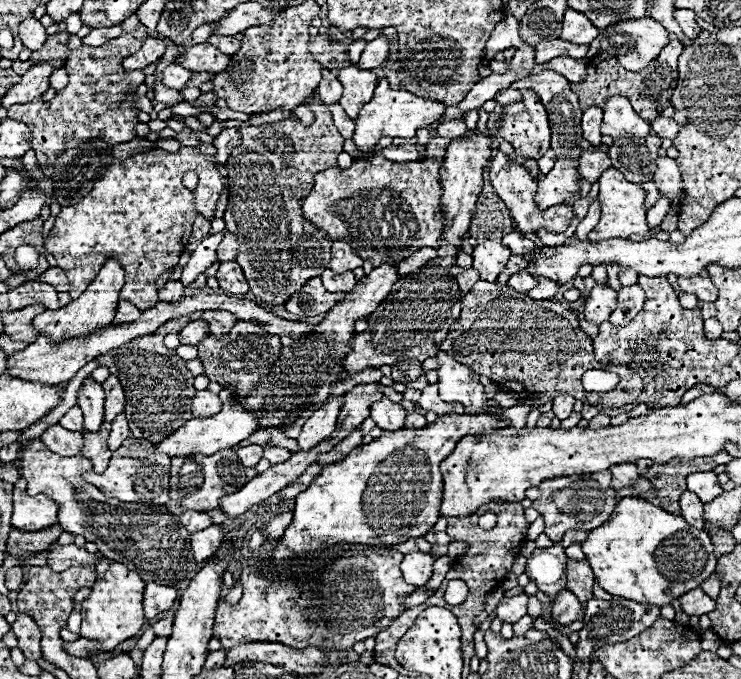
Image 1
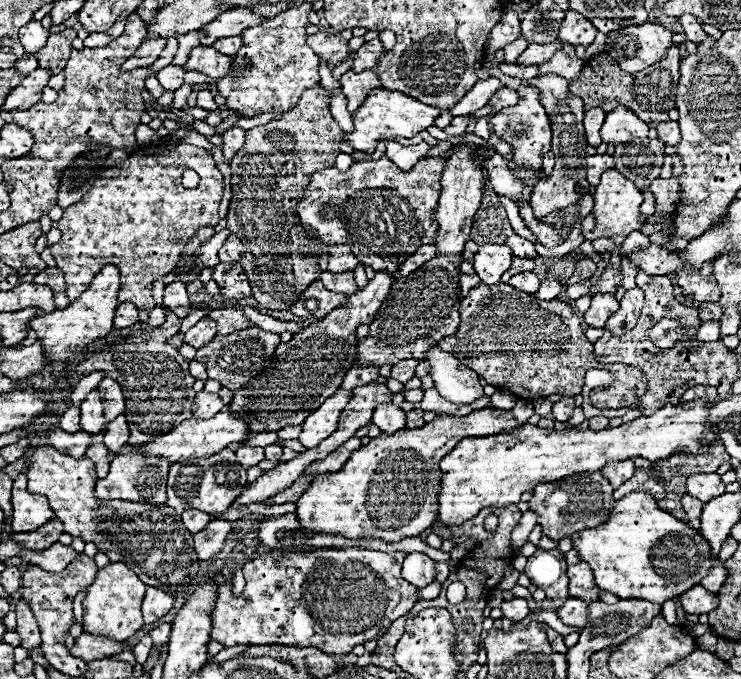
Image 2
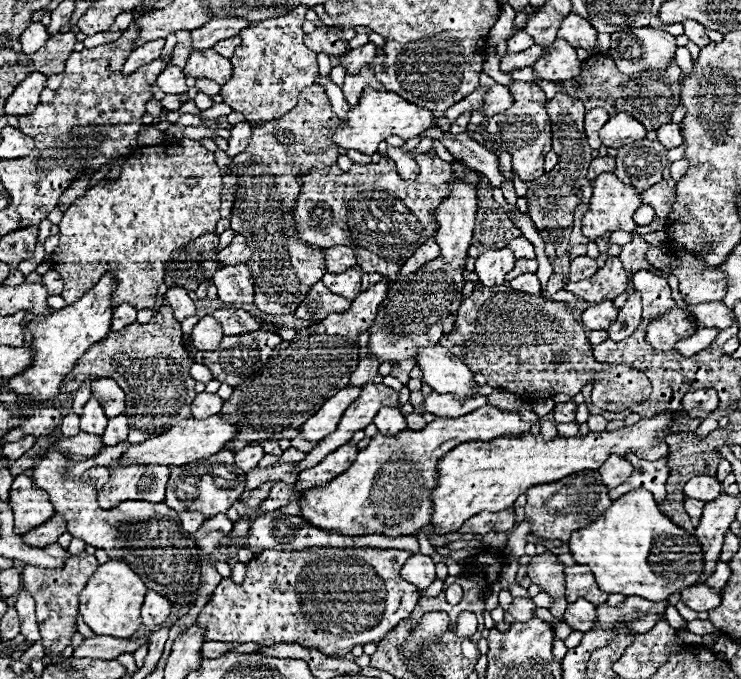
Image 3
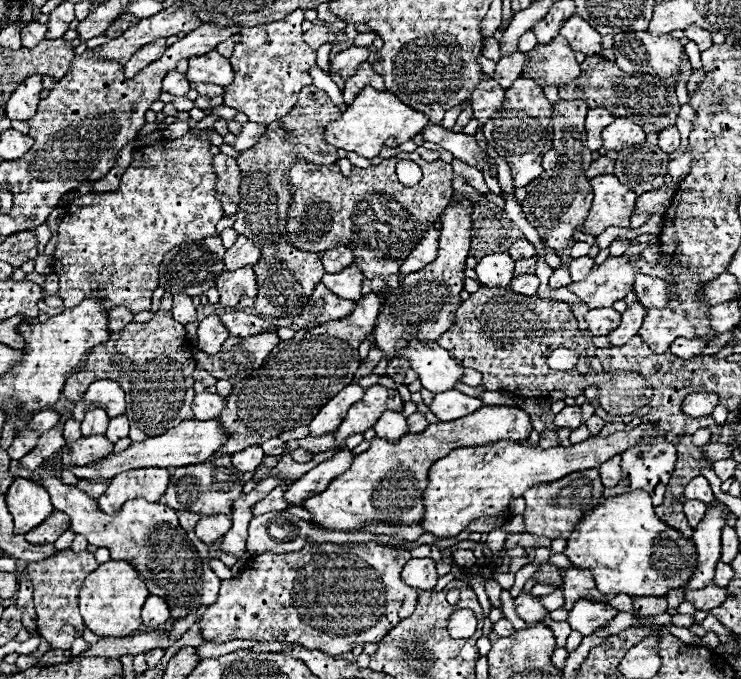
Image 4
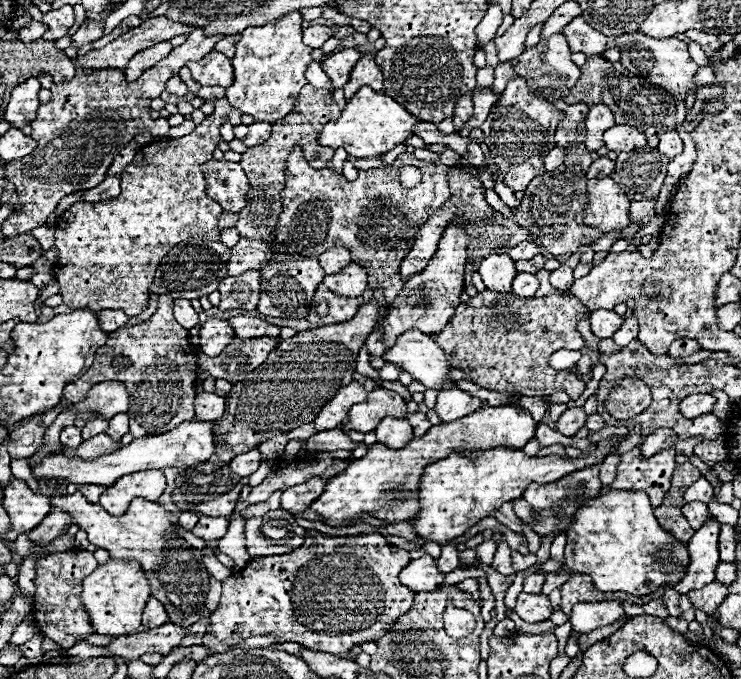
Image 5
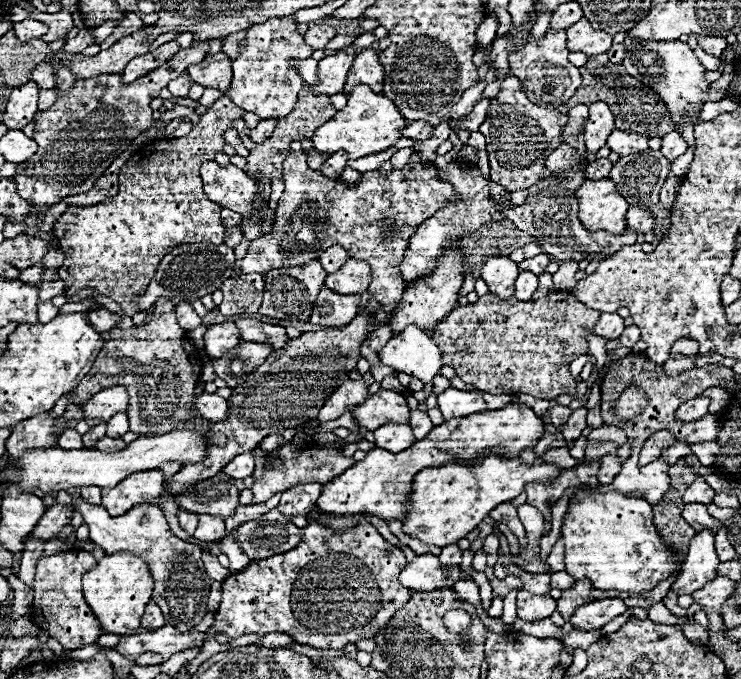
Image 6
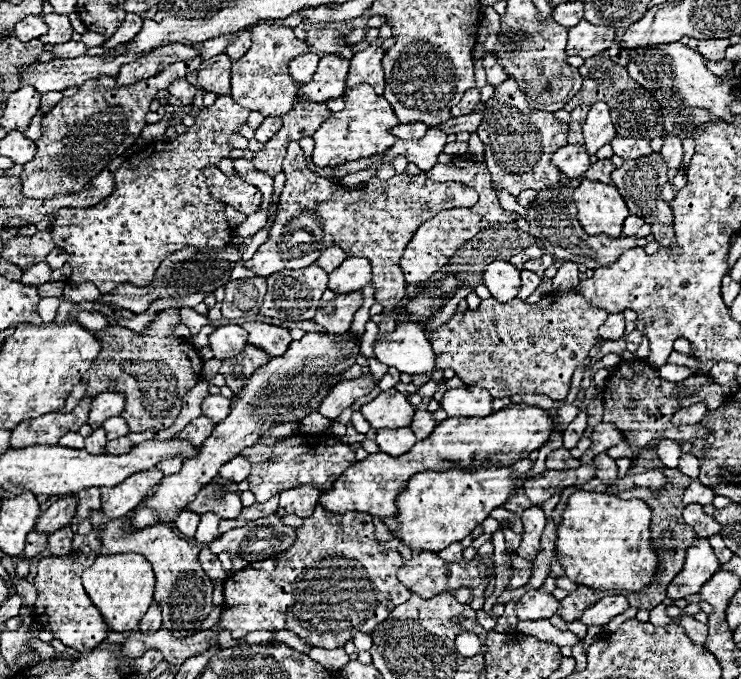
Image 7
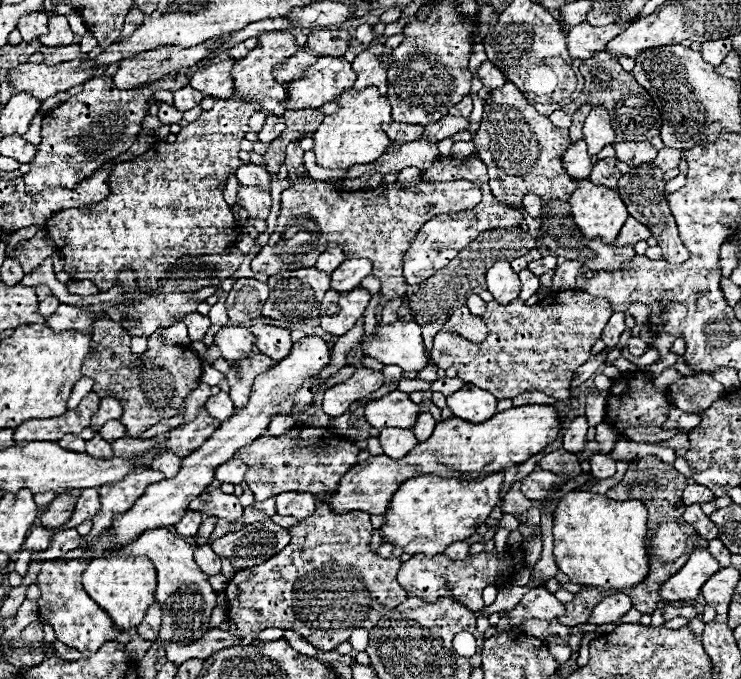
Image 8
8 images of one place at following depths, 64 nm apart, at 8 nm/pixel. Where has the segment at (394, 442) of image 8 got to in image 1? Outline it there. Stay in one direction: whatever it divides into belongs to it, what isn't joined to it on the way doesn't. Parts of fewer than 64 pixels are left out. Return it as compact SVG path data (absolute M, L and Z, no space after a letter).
M388 398L380 400L380 402L374 402L372 404L372 412L370 412L370 418L376 422L378 428L382 430L400 430L404 428L404 420L406 420L406 410L396 404L396 402L390 402Z

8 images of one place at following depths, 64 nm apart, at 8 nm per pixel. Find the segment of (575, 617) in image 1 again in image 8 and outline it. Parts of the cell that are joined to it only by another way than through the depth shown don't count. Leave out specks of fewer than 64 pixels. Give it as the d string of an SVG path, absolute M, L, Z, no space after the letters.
M616 594L616 596L608 596L604 598L590 614L590 624L608 624L618 620L620 616L624 616L628 610L632 608L632 600L626 594Z

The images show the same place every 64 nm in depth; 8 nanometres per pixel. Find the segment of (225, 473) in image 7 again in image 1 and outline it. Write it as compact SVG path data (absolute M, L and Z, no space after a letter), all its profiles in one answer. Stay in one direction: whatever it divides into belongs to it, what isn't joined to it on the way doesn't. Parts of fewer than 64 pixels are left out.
M250 444L250 446L244 446L244 448L238 448L238 450L236 450L240 462L242 462L246 468L254 468L254 466L260 462L262 452L264 452L264 448L262 448L262 446L256 446L256 444Z

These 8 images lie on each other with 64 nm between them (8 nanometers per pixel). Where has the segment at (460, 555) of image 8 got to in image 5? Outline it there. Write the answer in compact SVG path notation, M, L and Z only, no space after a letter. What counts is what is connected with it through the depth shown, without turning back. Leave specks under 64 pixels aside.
M446 544L442 546L442 556L438 558L438 568L448 574L460 566L460 552L456 550L456 544Z

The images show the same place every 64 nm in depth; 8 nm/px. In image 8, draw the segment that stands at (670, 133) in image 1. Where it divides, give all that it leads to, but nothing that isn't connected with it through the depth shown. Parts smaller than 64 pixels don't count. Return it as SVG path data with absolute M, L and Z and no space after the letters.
M662 148L662 150L658 150L654 166L658 166L662 172L678 168L678 164L680 164L680 150L674 150L674 148Z

